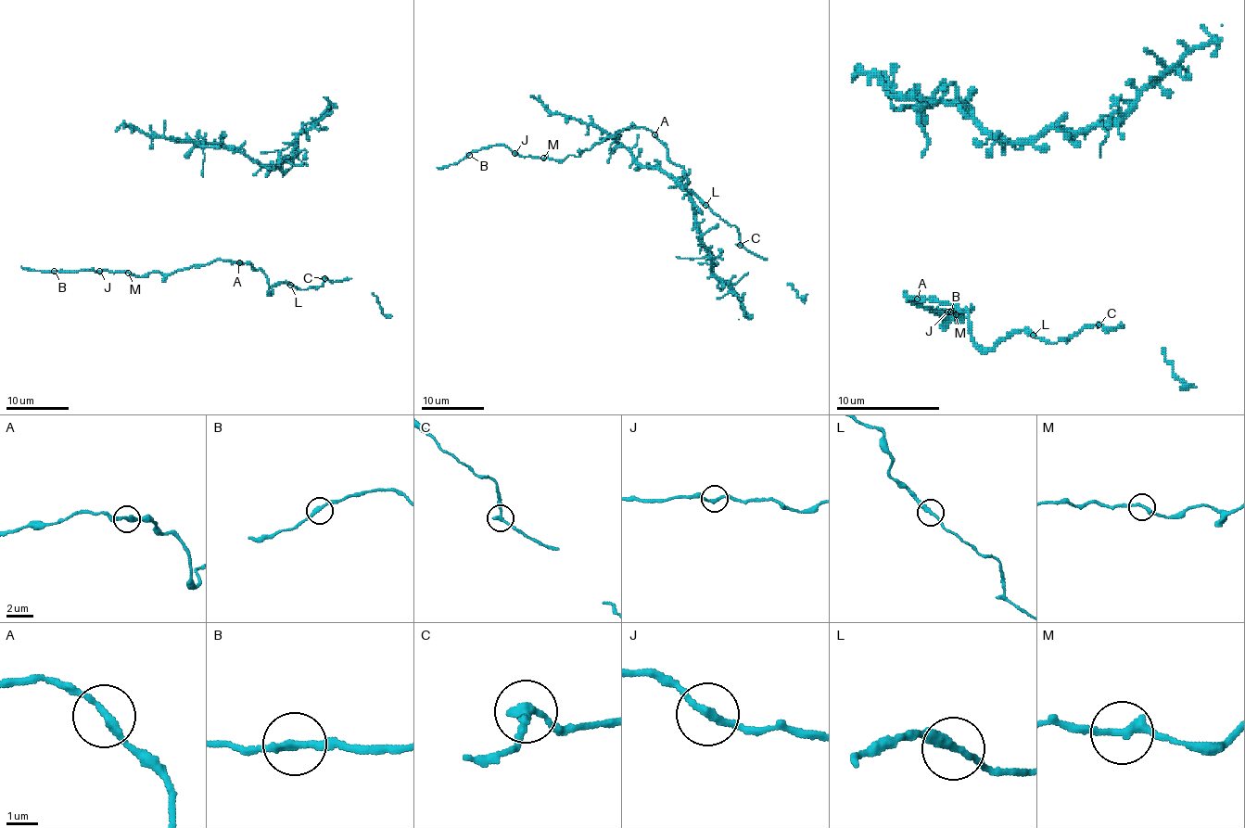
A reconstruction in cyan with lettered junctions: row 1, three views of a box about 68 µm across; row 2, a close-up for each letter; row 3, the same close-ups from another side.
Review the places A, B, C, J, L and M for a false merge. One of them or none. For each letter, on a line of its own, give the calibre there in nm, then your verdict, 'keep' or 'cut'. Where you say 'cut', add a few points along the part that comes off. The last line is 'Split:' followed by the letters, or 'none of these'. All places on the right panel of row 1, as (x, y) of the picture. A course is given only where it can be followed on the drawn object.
A: 260 nm | keep
B: 260 nm | keep
C: 240 nm | keep
J: 240 nm | keep
L: 280 nm | keep
M: 260 nm | keep
Split: none of these

